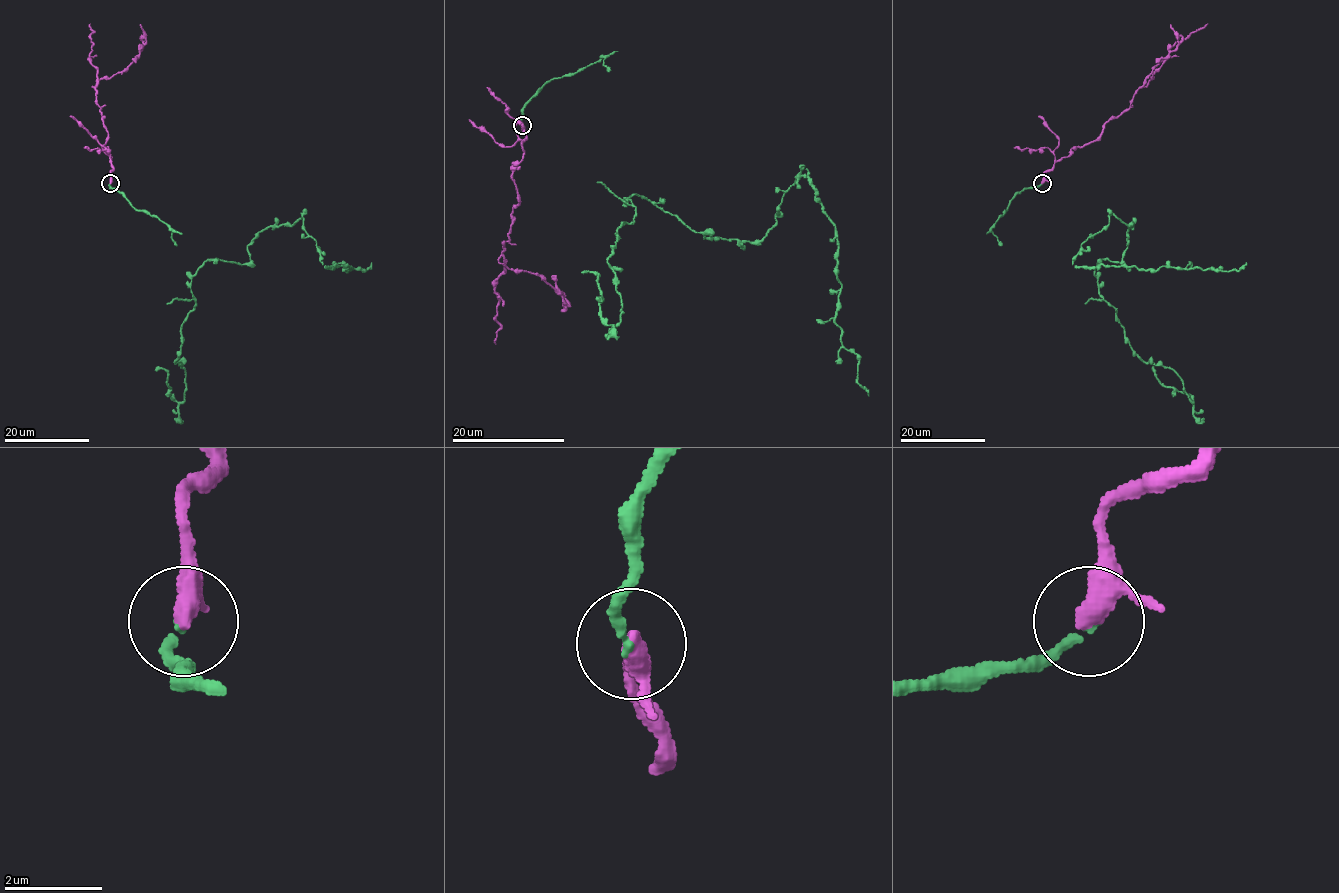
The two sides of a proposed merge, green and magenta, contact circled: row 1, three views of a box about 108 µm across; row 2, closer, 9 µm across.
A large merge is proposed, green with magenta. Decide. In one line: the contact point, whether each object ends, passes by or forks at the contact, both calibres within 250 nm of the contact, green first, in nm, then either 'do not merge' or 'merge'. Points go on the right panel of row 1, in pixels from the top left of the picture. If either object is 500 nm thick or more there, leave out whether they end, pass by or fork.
place (1042, 183); green ends; magenta passes by; calibres 160 and 340 nm; merge

